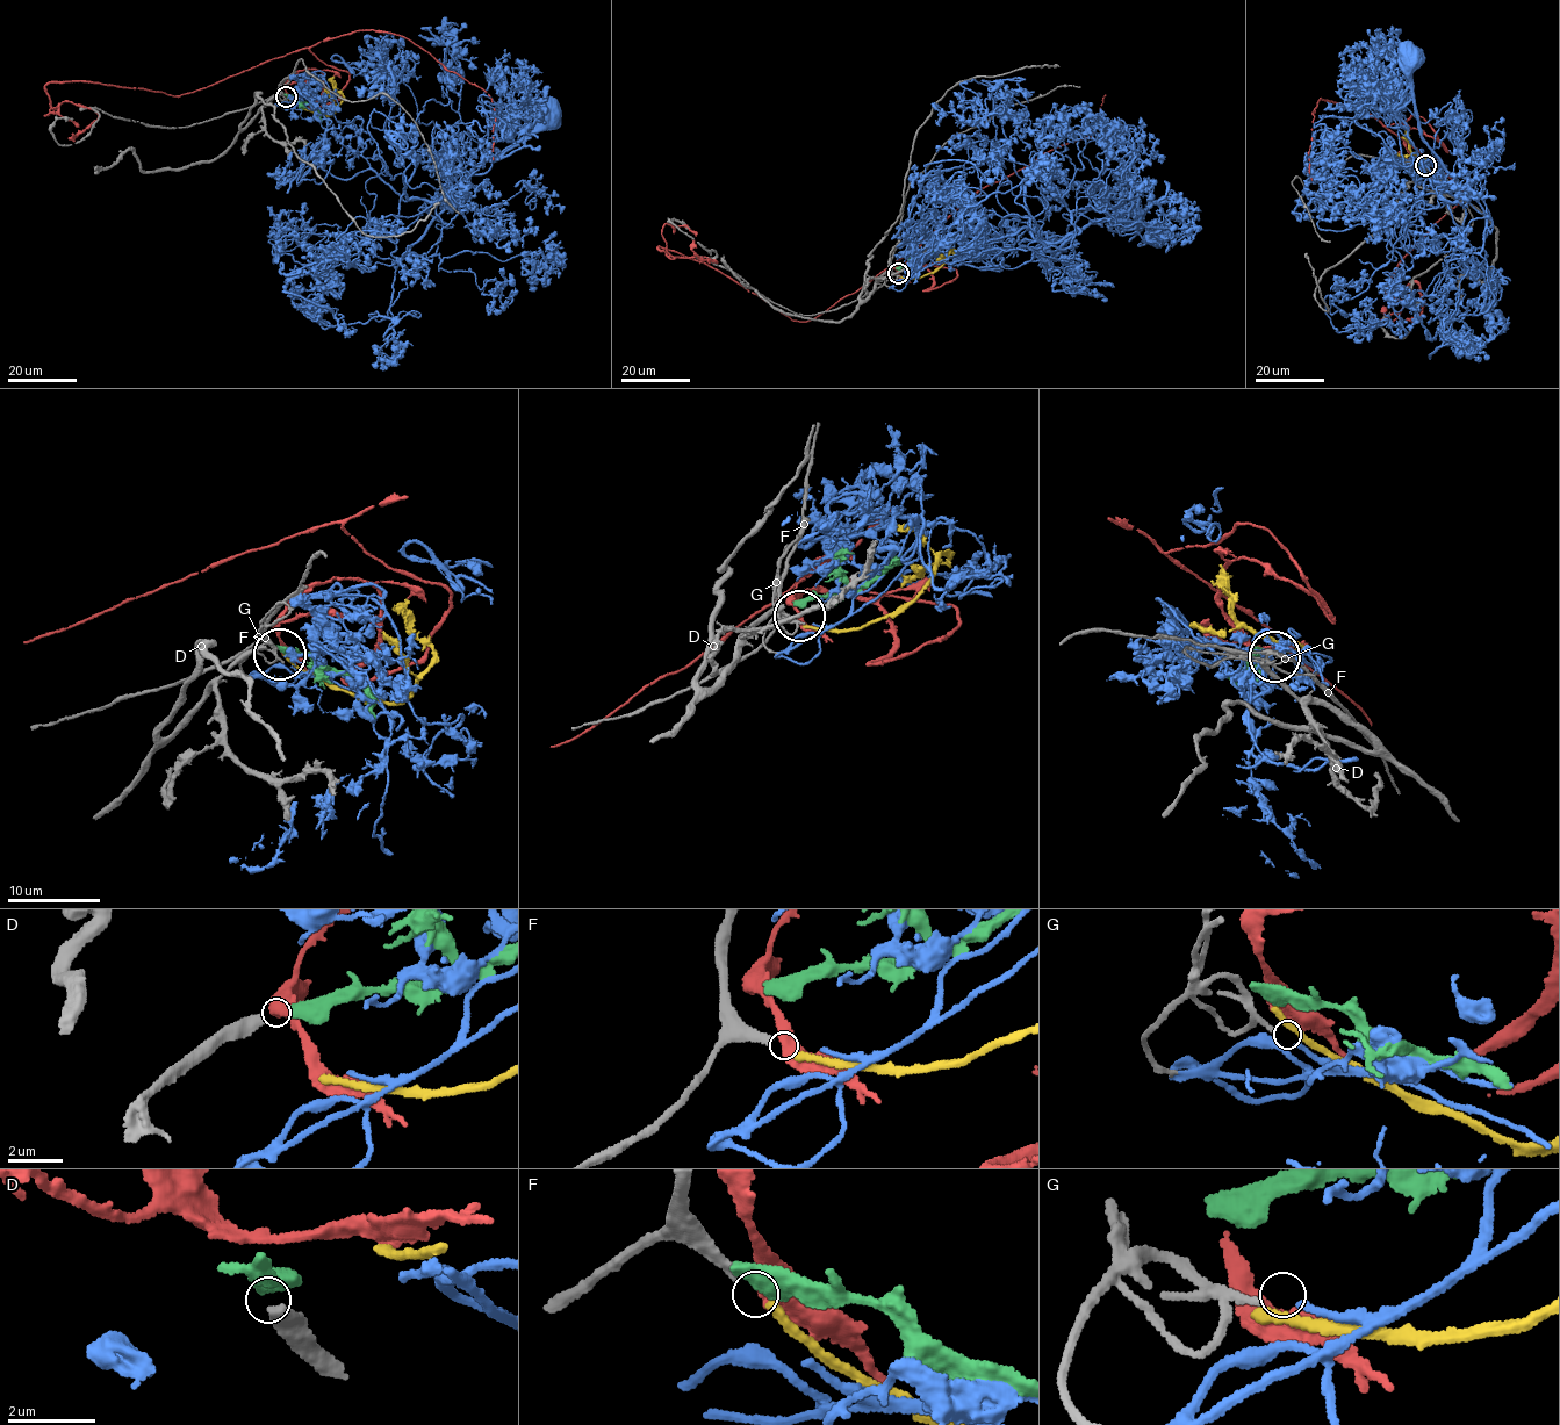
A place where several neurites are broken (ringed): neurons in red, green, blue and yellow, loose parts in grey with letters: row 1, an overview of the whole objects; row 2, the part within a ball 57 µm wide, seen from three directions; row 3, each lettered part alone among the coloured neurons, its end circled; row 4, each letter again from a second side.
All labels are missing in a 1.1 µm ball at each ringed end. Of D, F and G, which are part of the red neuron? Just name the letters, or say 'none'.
none

